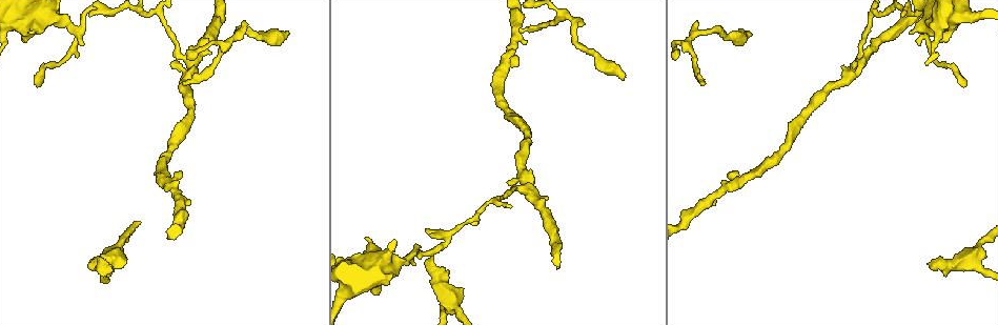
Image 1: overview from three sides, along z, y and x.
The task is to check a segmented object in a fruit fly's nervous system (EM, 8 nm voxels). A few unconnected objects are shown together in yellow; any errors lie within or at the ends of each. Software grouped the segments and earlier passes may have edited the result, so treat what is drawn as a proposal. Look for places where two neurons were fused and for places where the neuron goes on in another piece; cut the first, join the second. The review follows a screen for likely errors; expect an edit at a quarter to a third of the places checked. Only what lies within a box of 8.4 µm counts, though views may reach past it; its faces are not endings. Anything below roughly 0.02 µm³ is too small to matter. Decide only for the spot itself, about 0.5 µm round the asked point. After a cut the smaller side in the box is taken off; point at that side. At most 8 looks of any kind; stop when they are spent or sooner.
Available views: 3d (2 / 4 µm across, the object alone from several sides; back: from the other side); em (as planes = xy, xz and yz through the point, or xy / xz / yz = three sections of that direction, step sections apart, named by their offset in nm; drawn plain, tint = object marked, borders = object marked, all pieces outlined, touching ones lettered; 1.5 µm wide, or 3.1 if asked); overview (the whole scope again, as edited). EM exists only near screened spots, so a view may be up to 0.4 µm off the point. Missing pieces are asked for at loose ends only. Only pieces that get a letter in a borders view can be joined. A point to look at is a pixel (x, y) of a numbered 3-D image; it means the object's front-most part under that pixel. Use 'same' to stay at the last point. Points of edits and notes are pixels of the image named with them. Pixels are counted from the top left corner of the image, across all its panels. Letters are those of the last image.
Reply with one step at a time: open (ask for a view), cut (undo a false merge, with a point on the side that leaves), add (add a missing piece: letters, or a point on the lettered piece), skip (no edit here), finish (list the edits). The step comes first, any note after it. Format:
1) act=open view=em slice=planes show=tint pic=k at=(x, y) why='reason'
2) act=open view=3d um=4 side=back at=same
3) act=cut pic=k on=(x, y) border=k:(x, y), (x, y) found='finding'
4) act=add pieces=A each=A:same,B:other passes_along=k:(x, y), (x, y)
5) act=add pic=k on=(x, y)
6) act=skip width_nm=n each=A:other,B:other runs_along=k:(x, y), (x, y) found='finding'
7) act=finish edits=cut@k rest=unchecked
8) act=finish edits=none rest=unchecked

act=open view=3d um=2 pic=1 at=(703, 85) why='an open end'

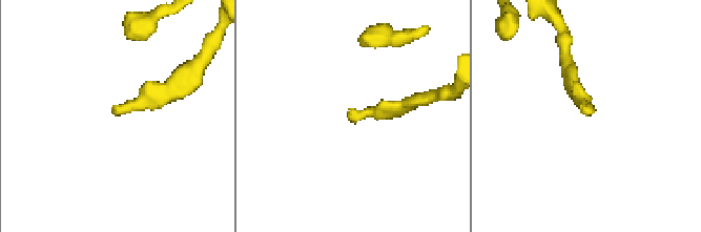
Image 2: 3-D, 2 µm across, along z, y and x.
act=open view=em um=3.1 slice=planes show=borders pic=2 at=(350, 120)

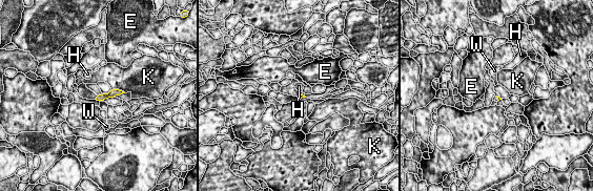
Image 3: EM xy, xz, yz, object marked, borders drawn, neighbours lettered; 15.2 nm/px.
act=skip each=E:other,H:other,K:other,W:other runs_along=3:(120, 92), (113, 92), (98, 99) found='no lettered piece goes on from it'

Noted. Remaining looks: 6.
act=open view=em slice=xz step=8 show=borders pic=1 at=(82, 24) why='a narrow waist'

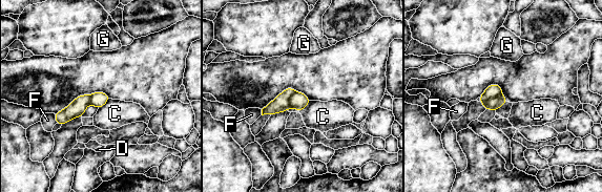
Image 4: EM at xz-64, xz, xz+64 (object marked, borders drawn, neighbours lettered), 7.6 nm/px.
act=open view=em slice=planes show=borders at=same

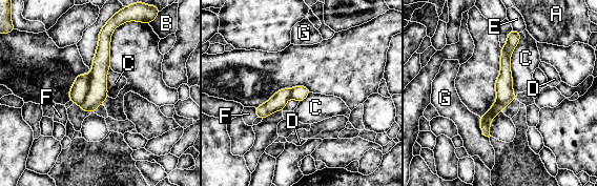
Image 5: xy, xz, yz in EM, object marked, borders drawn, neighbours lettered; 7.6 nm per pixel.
act=cut pic=5 on=(98, 92) longest_contact=C:480nm each=A:other,B:other,C:other,D:other,E:other,F:other,G:other border=5:(89, 76), (89, 90), (80, 105) found='two neurons meet here'

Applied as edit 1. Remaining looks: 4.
act=open view=em slice=planes show=borders pic=1 at=(930, 263) why='free end'

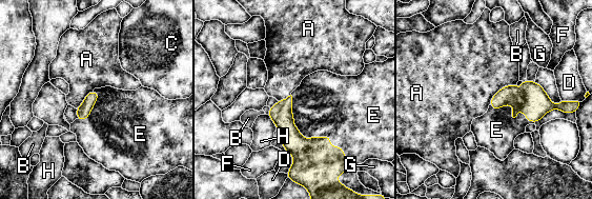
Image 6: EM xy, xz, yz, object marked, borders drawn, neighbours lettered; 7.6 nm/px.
act=add pieces=E each=A:other,B:other,C:other,D:other,E:same,F:other,G:other,H:other found='the neuron continues'

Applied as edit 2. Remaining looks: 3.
act=finish edits=cut@5,add@6 rest=unchecked

